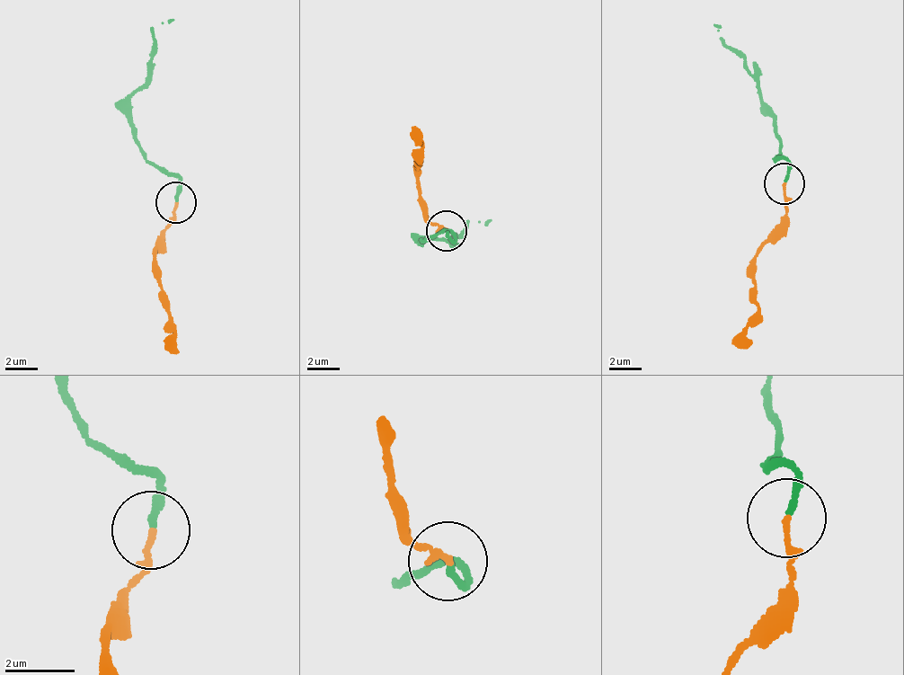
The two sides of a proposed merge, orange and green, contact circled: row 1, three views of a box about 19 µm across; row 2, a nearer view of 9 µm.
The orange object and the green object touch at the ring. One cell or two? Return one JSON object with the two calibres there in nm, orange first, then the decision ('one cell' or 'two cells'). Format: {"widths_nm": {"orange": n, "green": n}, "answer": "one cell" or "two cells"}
{"widths_nm": {"orange": 160, "green": 190}, "answer": "two cells"}

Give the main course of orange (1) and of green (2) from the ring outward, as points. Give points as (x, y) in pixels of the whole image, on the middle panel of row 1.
1: (445, 231), (440, 225), (425, 216), (416, 157), (421, 144), (411, 129)
2: (446, 233), (454, 239), (447, 230), (427, 237), (423, 245), (429, 237), (456, 237), (469, 219), (491, 221)

